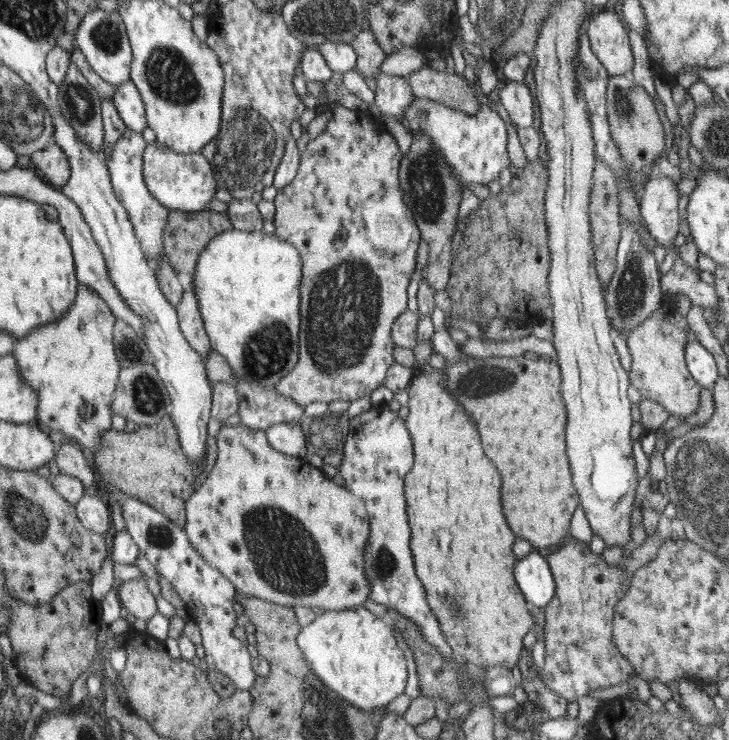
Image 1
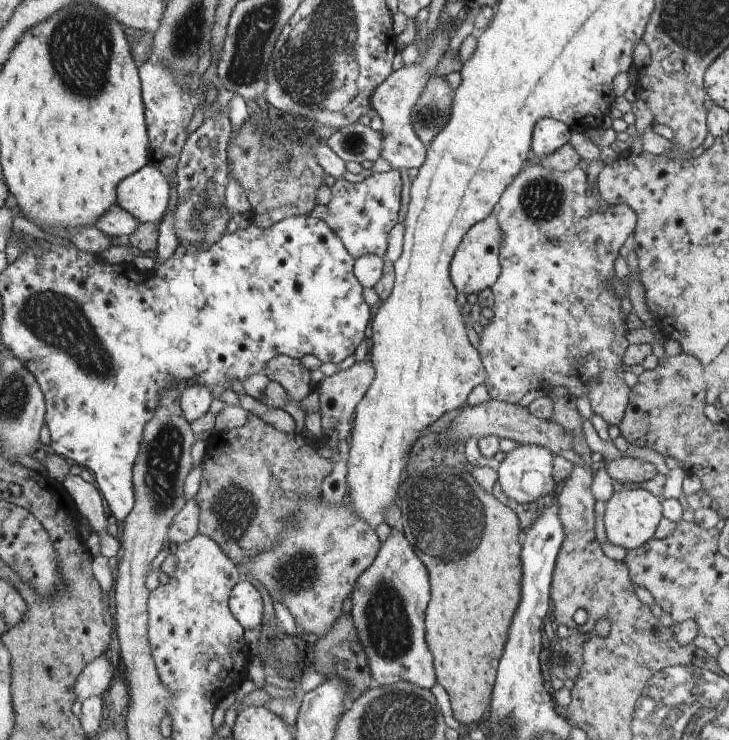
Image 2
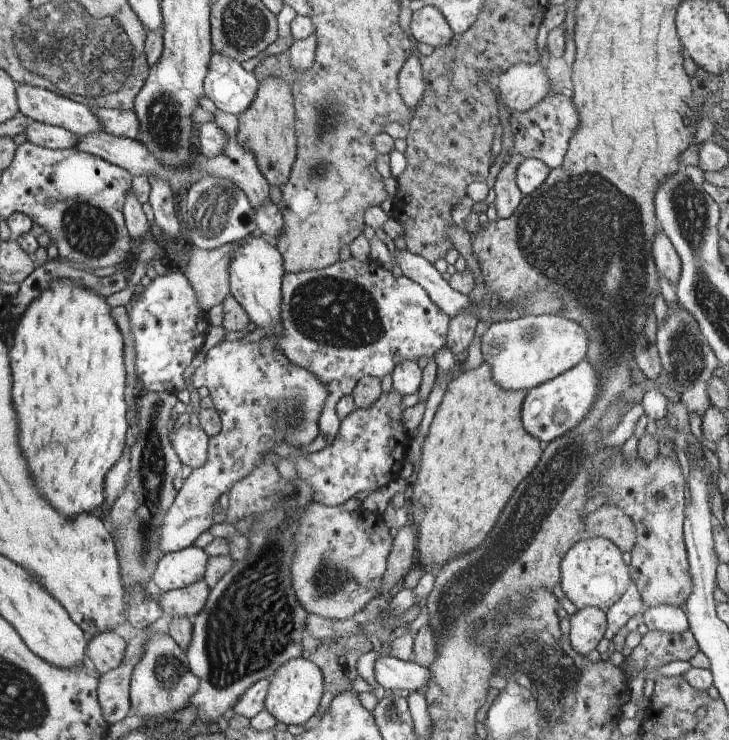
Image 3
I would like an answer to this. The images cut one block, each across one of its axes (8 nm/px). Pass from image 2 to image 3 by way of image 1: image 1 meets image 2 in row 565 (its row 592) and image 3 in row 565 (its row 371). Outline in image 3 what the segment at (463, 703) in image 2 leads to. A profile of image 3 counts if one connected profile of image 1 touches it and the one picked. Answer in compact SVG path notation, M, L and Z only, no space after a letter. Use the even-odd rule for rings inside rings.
M486 363L472 370L462 370L448 383L424 440L420 470L412 480L407 502L410 520L417 529L419 561L424 571L427 571L427 566L440 568L451 559L478 548L496 526L514 488L535 470L543 458L540 440L523 425L523 399L526 398L527 390L500 388L492 380L491 366Z

